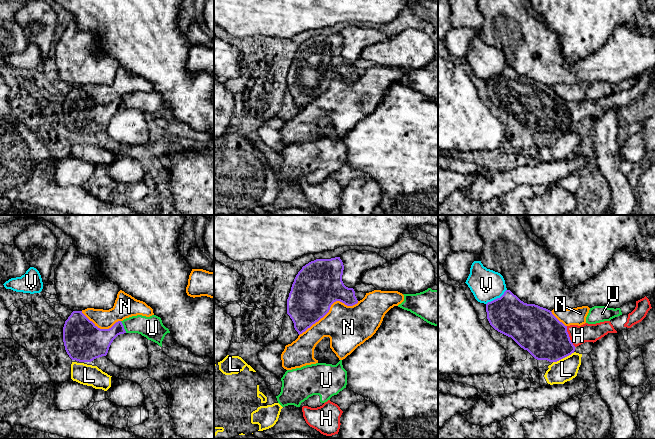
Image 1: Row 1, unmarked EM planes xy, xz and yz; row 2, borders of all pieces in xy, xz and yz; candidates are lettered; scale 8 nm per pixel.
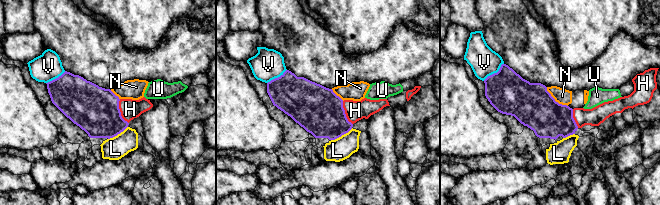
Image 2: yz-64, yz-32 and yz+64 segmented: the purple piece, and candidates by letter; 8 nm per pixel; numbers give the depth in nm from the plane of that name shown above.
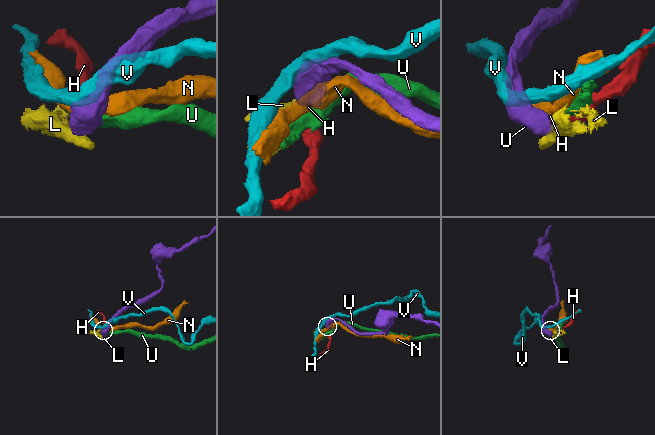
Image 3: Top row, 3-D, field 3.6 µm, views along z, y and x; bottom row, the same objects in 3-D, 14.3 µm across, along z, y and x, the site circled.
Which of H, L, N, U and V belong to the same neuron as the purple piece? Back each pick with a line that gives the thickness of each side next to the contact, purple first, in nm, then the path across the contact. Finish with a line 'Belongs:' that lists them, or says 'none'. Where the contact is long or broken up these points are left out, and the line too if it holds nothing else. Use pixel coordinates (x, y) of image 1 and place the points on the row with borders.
H: Thickness 360 nm (purple) against 150 nm. Path across: yz (538, 331), (547, 336), (568, 336), (578, 335)
Belongs: H

